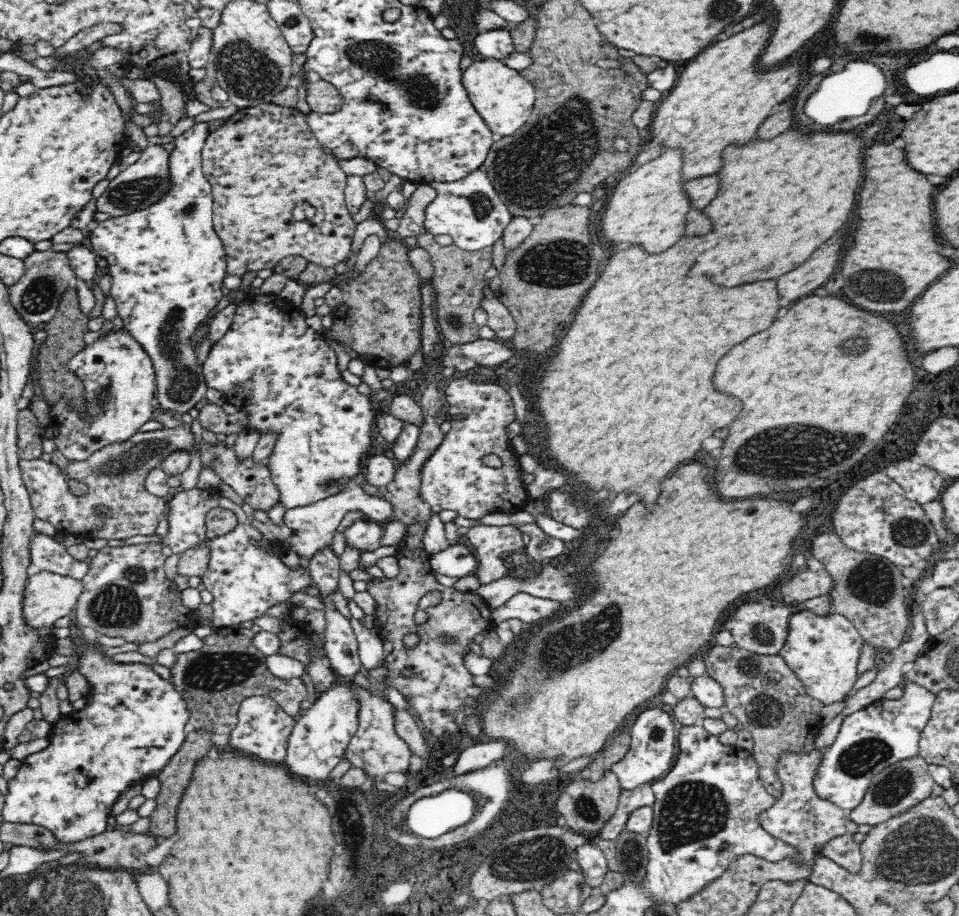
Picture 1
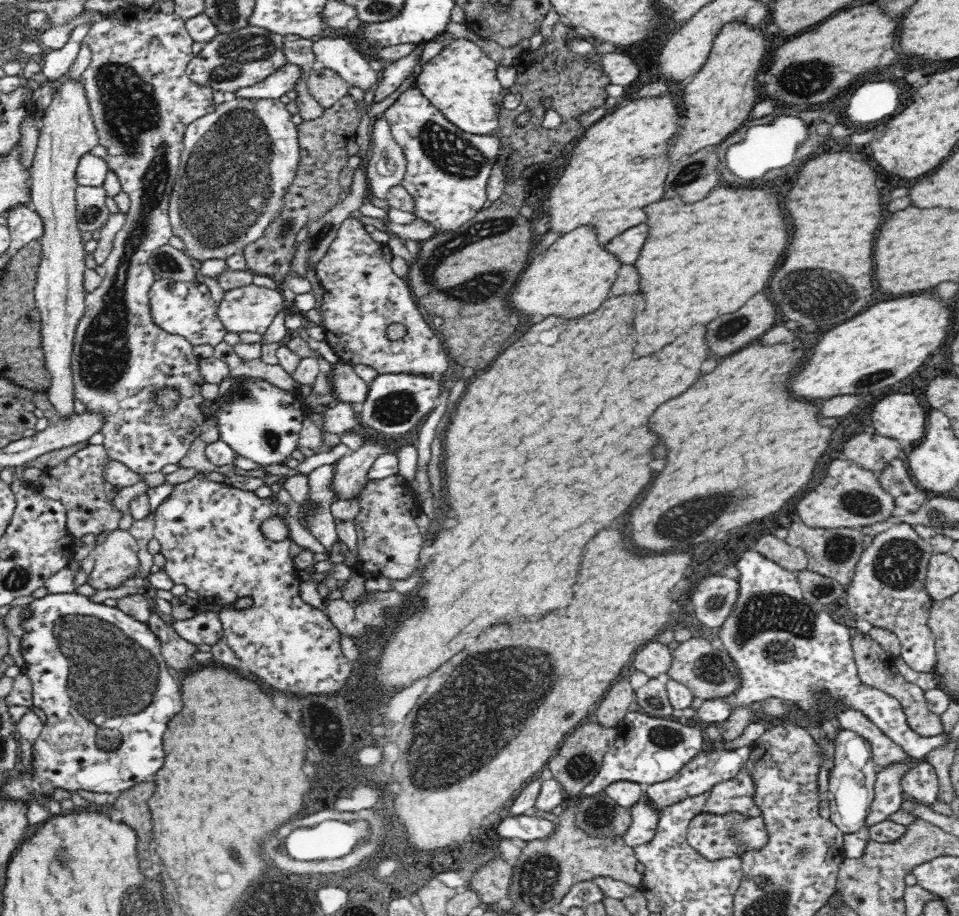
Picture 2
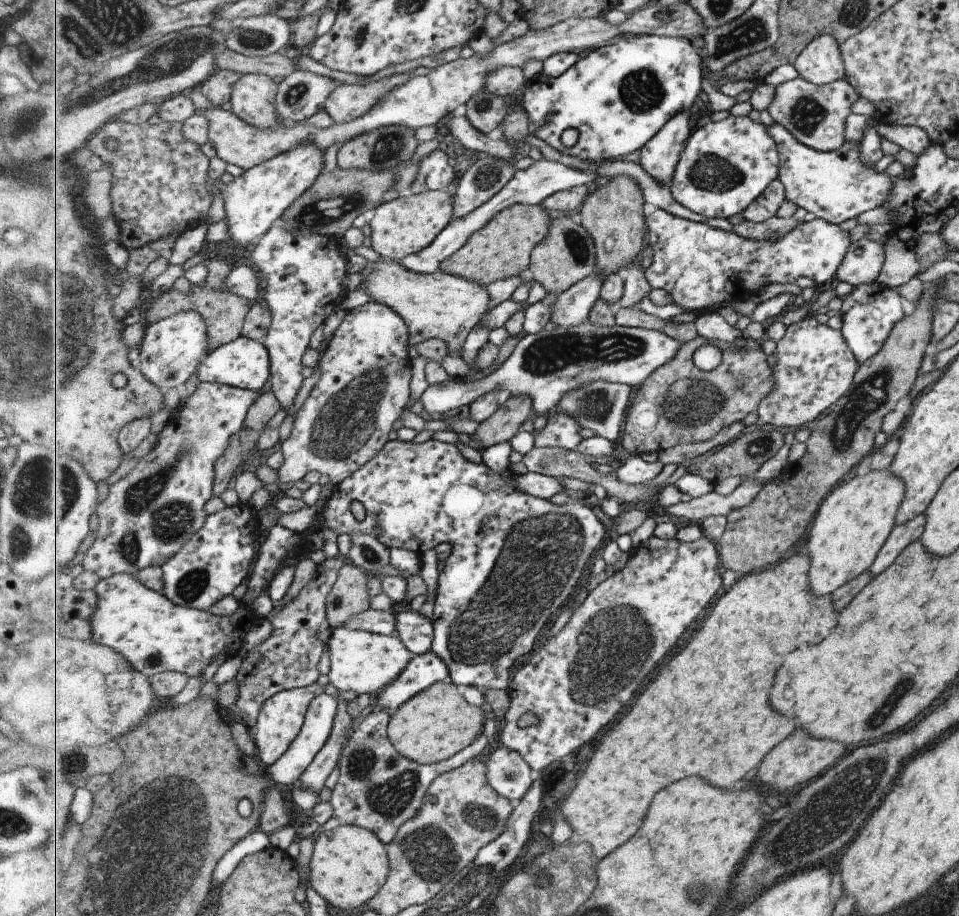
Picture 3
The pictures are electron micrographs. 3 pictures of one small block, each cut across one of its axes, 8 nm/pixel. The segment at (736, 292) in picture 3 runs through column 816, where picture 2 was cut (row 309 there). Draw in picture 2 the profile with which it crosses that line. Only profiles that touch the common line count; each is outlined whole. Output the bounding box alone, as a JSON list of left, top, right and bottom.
[217,283,285,336]

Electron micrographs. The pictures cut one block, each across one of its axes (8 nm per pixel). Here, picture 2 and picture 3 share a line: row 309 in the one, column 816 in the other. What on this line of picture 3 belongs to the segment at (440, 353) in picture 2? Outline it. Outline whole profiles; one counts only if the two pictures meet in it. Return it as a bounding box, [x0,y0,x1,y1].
[757,318,859,430]

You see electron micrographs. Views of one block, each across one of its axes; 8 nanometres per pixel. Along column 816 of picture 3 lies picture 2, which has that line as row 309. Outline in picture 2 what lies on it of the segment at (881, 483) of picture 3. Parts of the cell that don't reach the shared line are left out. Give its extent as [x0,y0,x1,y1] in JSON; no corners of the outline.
[510,225,620,320]

